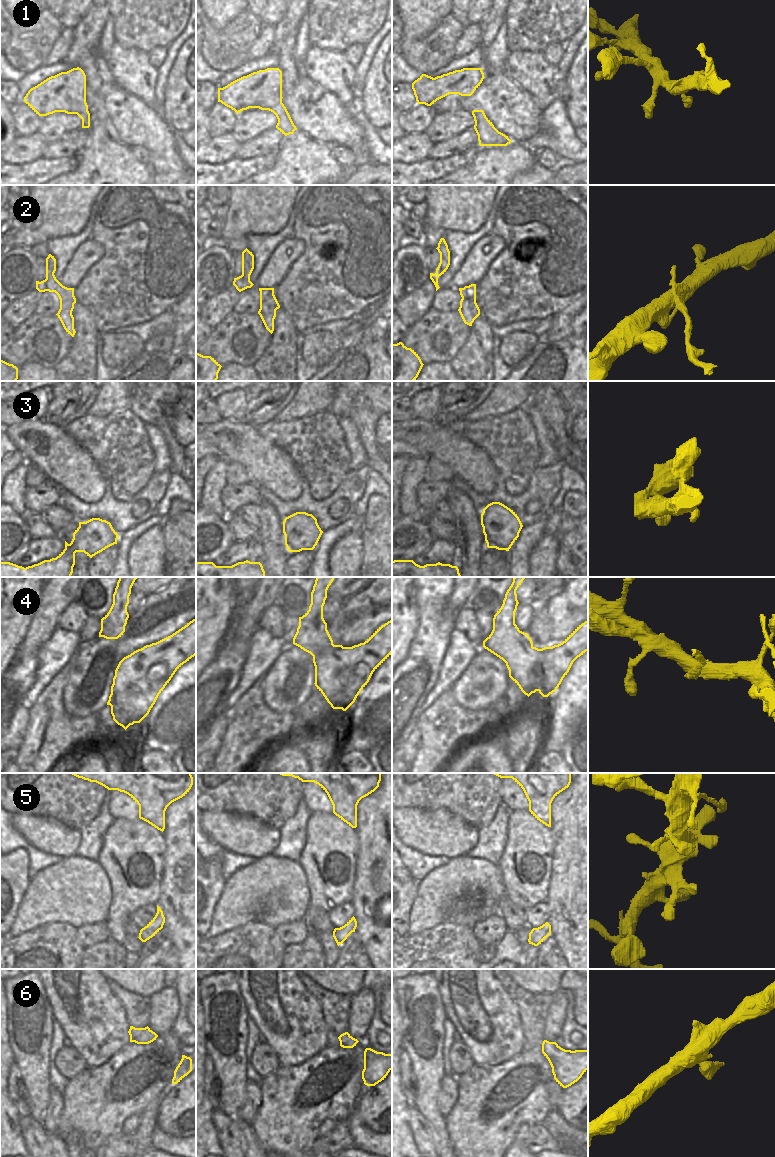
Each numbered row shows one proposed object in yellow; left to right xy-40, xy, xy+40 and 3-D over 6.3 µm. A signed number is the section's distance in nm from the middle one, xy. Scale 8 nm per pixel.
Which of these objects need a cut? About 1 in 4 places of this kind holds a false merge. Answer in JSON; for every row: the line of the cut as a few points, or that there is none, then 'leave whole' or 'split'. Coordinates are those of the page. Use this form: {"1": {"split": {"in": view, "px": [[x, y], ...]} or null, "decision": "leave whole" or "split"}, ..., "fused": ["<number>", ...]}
{"1": {"split": null, "decision": "leave whole"}, "2": {"split": {"in": "xy+40", "px": [[464, 287], [466, 300], [471, 305], [471, 311], [476, 317]]}, "decision": "split"}, "3": {"split": null, "decision": "leave whole"}, "4": {"split": {"in": "xy", "px": [[342, 646], [336, 649], [325, 650], [314, 663]]}, "decision": "split"}, "5": {"split": null, "decision": "leave whole"}, "6": {"split": null, "decision": "leave whole"}, "fused": ["2", "4"]}

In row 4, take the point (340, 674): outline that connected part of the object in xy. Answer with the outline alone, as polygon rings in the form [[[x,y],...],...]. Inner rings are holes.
[[[392,620],[364,643],[324,651],[315,666],[315,686],[333,709],[346,711],[373,672],[392,654]]]

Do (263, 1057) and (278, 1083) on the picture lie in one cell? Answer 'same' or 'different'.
different

